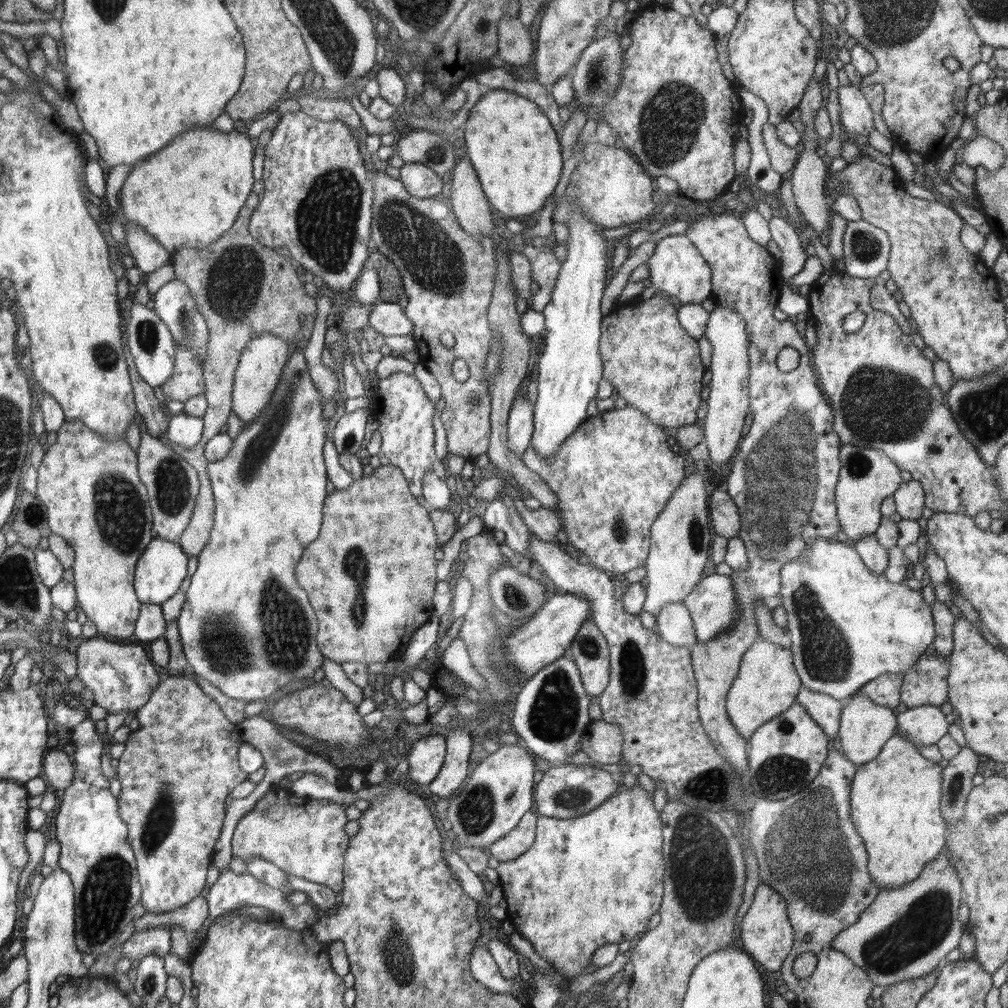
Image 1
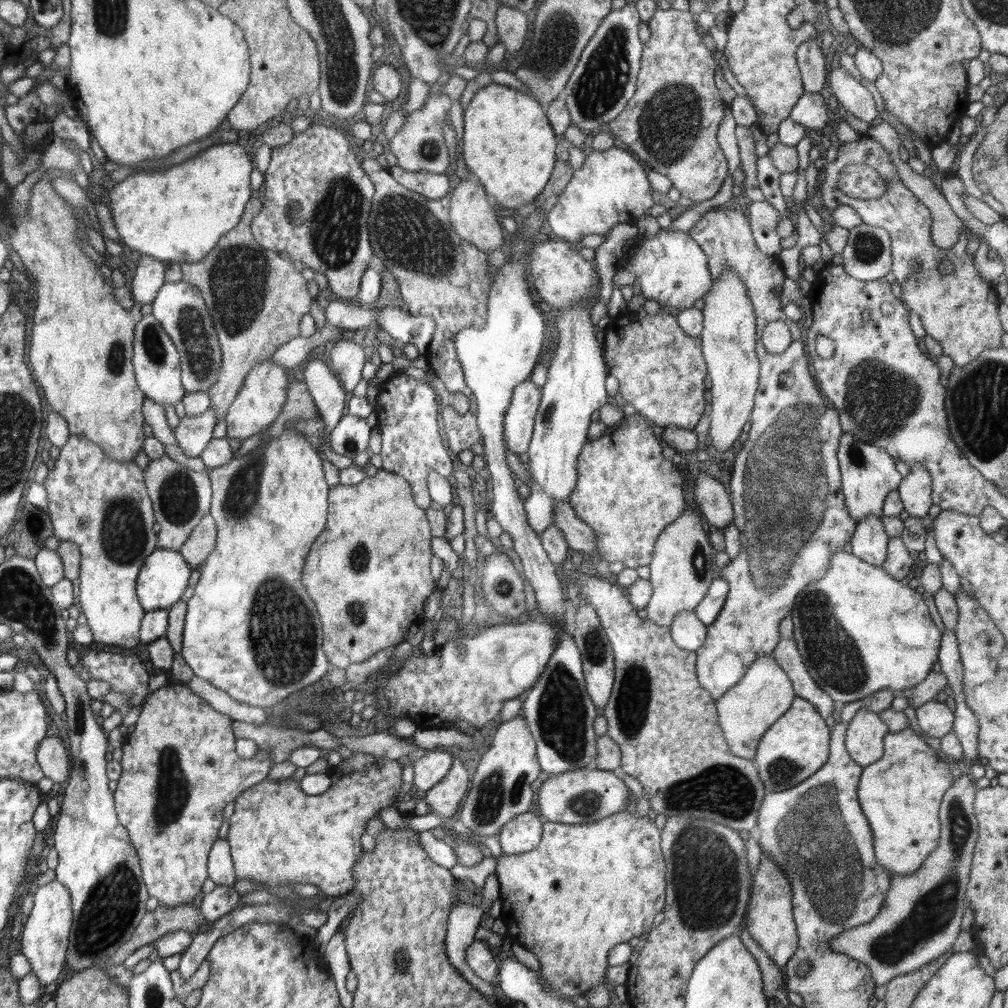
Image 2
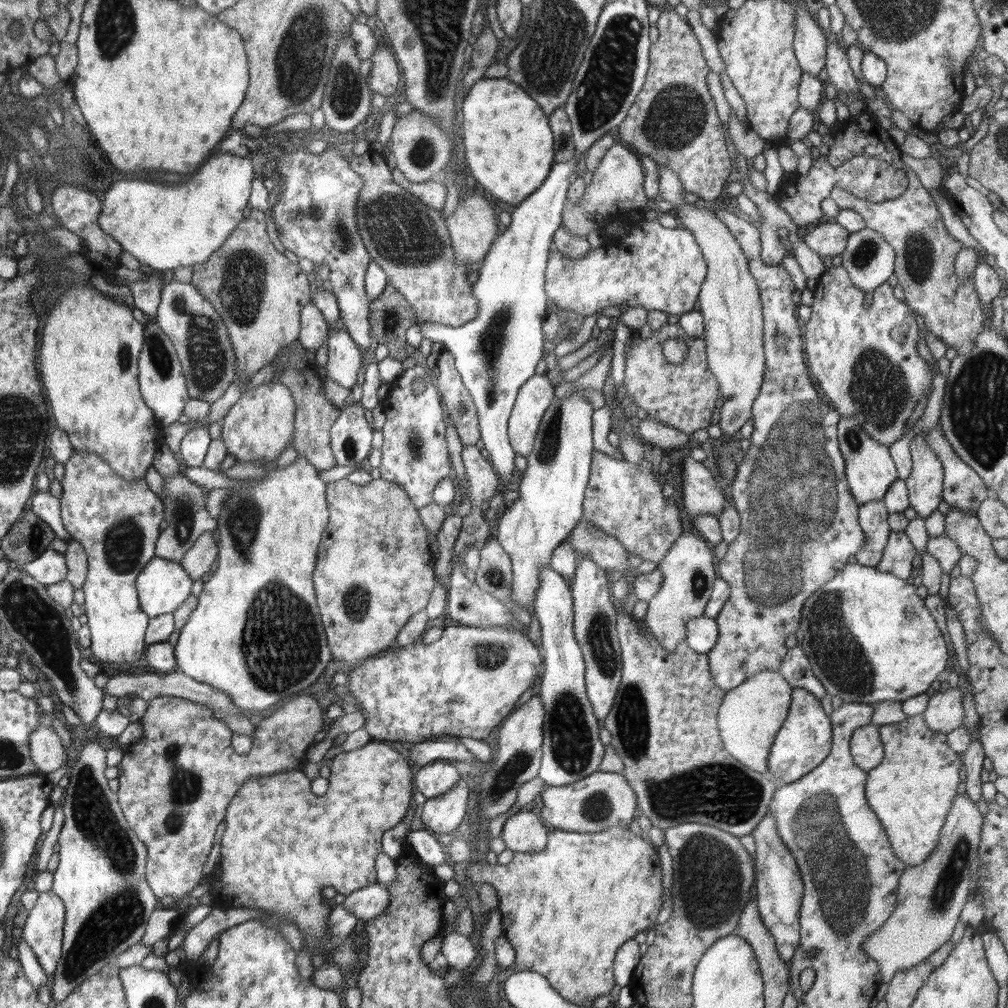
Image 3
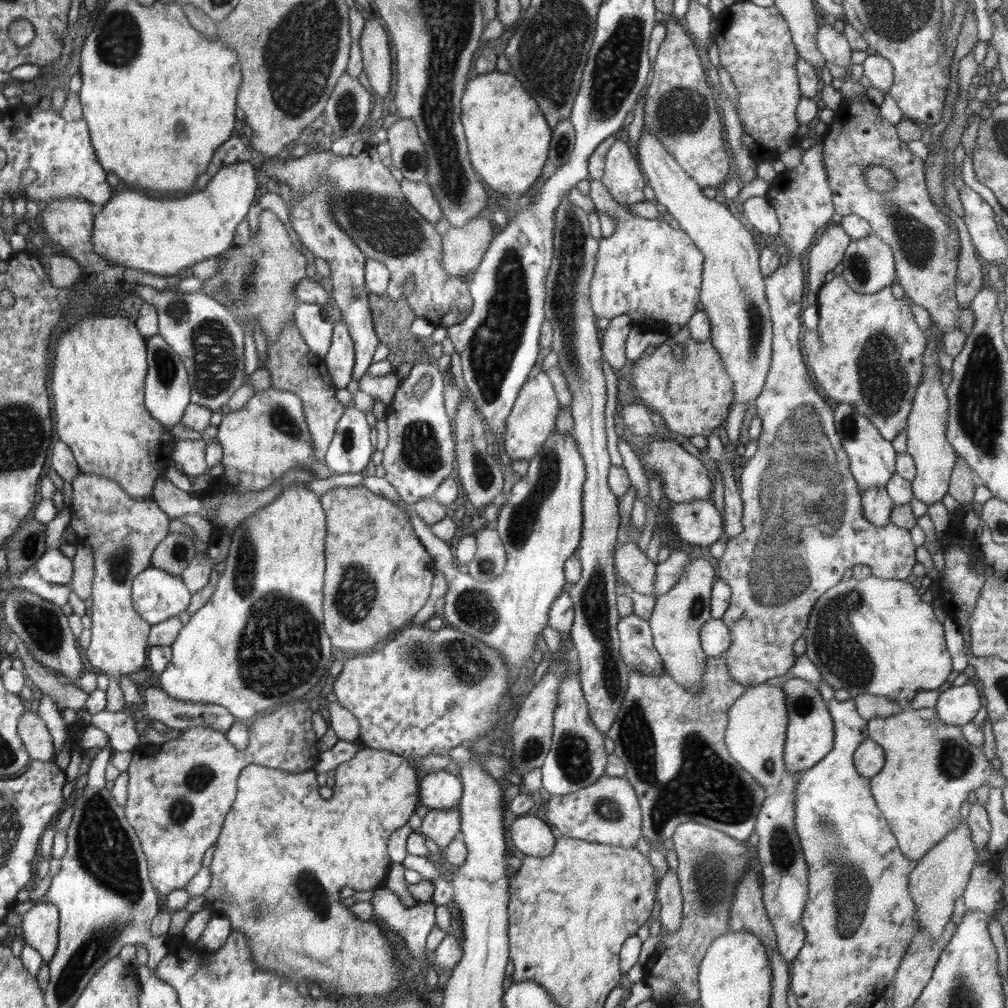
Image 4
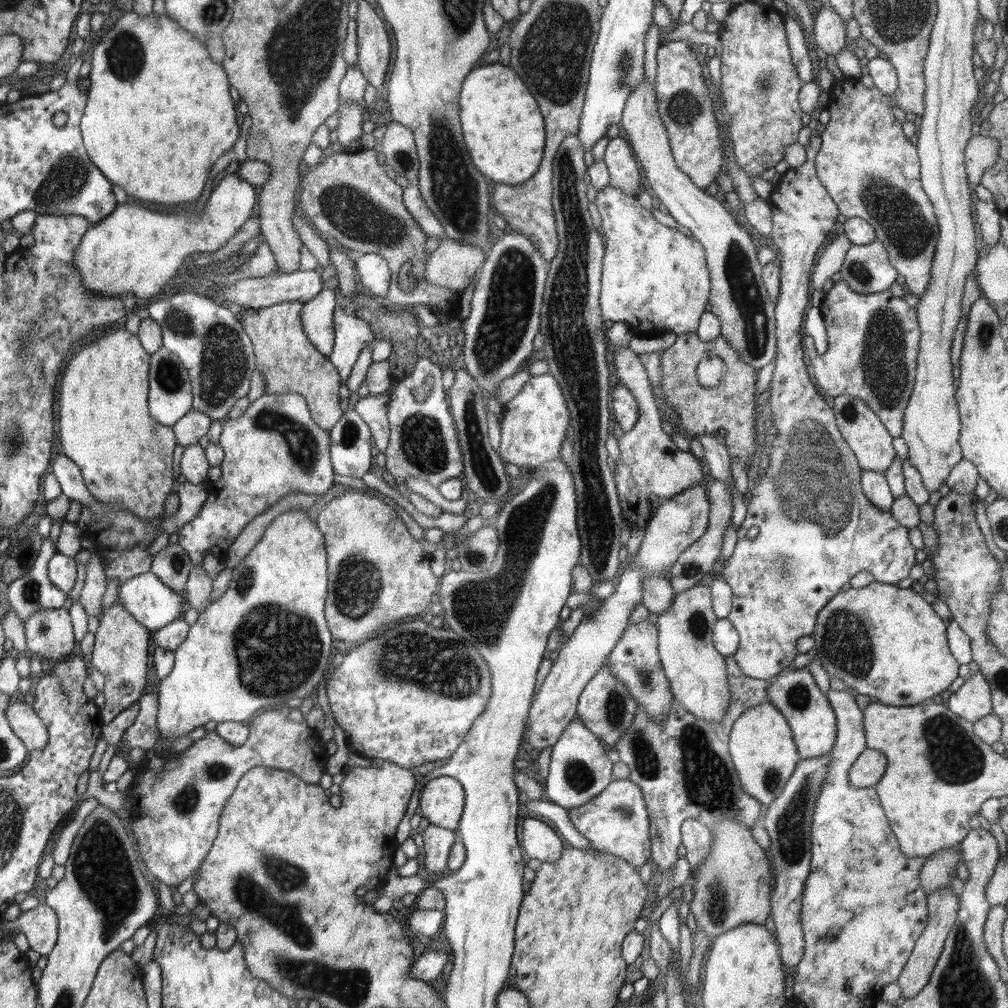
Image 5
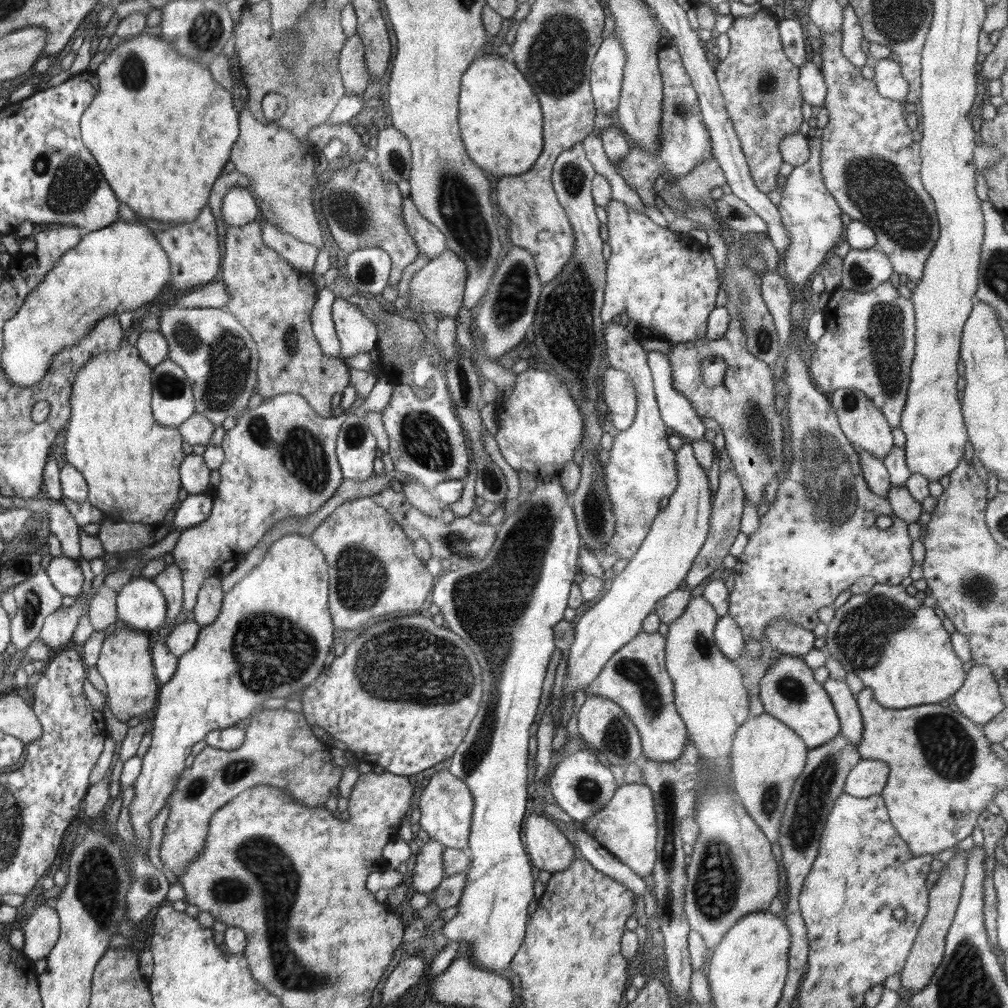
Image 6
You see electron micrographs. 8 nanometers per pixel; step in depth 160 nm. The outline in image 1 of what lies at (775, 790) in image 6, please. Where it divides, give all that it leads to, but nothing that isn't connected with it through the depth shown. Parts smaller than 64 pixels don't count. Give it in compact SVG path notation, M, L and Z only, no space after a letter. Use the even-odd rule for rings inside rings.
M759 637L742 655L738 674L732 680L732 686L727 694L725 706L727 715L738 734L742 735L743 740L748 741L759 726L797 702L797 694L802 685L793 664L790 647L782 648Z

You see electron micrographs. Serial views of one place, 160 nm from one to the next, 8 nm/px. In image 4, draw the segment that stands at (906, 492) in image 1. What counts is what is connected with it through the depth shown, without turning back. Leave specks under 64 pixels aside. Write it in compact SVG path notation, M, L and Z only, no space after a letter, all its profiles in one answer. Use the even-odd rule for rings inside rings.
M927 341L923 352L922 380L915 392L914 402L911 406L905 428L907 434L907 453L913 458L916 467L915 477L911 480L913 496L924 502L926 506L942 501L949 489L951 472L957 461L957 452L946 438L946 423L948 420L948 397L942 386L942 370L940 369L938 355L936 354L936 341Z

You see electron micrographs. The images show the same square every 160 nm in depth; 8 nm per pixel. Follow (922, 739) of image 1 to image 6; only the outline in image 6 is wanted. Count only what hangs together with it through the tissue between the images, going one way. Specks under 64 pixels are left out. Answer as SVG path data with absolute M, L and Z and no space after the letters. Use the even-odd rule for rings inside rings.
M982 665L966 673L964 684L954 693L954 702L978 726L988 724L1006 707L990 668Z

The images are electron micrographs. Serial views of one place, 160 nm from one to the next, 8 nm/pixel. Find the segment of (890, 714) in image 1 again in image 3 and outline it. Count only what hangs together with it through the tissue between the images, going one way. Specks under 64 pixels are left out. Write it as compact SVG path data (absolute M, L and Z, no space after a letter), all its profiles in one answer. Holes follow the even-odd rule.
M868 723L857 728L850 741L850 750L854 764L865 770L878 767L883 759L883 744L878 724Z

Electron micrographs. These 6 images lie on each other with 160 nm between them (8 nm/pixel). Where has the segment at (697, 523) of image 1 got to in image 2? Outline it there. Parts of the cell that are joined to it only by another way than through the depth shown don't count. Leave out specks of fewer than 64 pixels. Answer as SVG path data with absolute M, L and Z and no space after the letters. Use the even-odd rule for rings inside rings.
M693 509L684 512L672 524L668 524L656 539L654 557L650 568L652 597L646 605L647 618L654 624L670 627L673 618L681 611L693 611L706 597L710 584L717 575L714 566L716 551L702 526L702 516Z

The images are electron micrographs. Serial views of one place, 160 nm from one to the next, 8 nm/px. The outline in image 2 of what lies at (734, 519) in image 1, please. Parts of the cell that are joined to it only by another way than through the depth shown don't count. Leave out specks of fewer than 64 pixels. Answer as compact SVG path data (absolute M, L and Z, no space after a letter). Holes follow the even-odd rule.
M699 474L694 482L694 502L702 517L721 531L734 520L733 504L724 485L708 474Z

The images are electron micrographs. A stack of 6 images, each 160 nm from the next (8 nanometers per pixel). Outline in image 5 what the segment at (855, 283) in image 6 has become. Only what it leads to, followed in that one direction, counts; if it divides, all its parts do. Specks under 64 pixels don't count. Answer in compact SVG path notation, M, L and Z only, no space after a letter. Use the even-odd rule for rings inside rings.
M878 240L866 245L851 245L839 272L841 280L860 294L882 292L889 289L896 282L896 278L898 278L897 270L890 264L887 257L887 250L882 242Z

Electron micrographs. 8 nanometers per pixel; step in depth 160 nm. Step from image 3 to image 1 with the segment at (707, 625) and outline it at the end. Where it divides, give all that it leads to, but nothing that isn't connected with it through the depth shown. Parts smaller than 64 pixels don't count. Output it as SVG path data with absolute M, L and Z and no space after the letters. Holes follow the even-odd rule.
M670 602L656 616L661 637L674 646L691 647L696 644L690 611L680 602Z

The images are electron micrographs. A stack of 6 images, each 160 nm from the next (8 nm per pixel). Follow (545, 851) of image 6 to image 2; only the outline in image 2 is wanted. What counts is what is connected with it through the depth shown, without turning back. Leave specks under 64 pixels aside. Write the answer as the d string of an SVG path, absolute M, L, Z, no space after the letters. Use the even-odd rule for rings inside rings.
M526 811L502 826L498 840L504 855L521 855L534 850L541 841L544 820L536 812Z

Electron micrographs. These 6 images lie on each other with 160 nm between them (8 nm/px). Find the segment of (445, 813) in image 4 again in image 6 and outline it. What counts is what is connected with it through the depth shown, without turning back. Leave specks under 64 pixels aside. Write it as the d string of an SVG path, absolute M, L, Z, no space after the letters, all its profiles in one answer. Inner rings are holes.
M431 838L420 845L412 874L413 892L430 895L445 877L443 867L443 844Z

